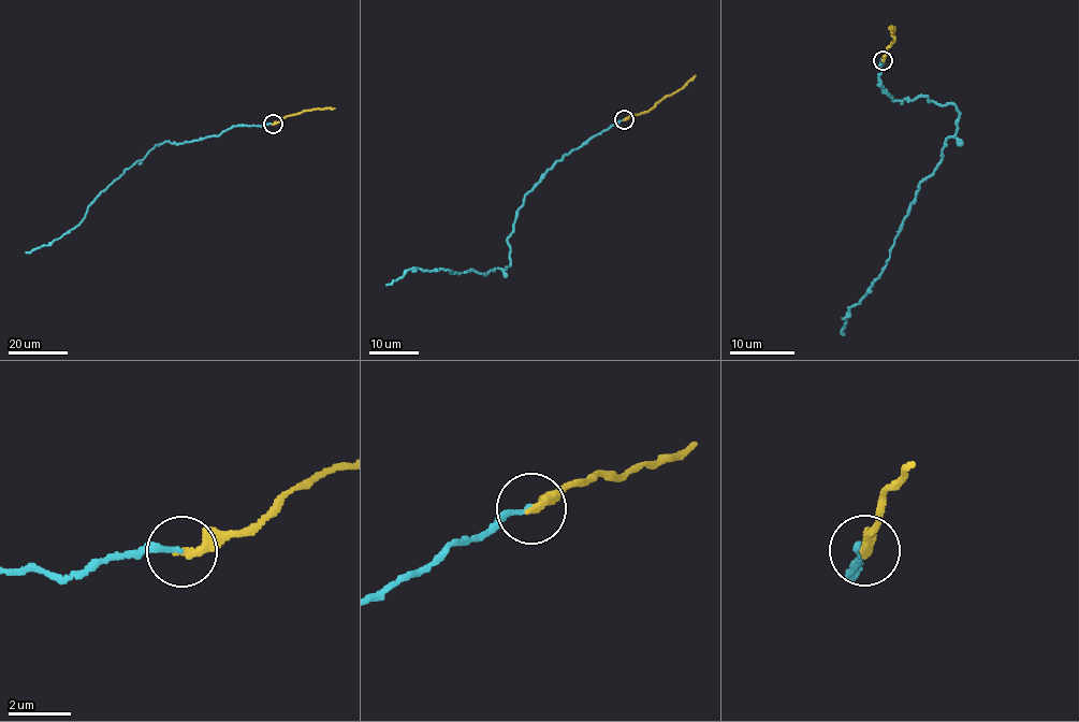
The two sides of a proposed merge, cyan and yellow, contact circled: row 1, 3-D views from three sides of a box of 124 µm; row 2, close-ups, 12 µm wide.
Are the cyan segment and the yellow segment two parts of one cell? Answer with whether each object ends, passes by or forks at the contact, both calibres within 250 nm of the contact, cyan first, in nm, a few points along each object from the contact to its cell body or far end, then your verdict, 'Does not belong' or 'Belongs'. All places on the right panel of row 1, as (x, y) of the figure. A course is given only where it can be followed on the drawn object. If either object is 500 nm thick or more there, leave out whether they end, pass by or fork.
At the ring cyan ends. At the ring yellow ends. Thickness 190 nm (cyan) against 280 nm. Course of cyan: (883, 60), (877, 84), (890, 98), (928, 97), (959, 113), (890, 258), (841, 333). Course of yellow: (883, 60), (887, 47), (895, 41), (892, 33), (895, 29), (889, 28). Belongs

